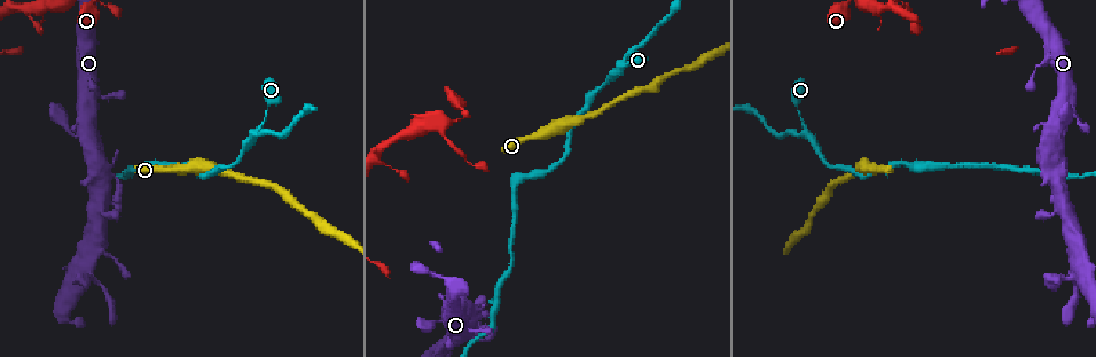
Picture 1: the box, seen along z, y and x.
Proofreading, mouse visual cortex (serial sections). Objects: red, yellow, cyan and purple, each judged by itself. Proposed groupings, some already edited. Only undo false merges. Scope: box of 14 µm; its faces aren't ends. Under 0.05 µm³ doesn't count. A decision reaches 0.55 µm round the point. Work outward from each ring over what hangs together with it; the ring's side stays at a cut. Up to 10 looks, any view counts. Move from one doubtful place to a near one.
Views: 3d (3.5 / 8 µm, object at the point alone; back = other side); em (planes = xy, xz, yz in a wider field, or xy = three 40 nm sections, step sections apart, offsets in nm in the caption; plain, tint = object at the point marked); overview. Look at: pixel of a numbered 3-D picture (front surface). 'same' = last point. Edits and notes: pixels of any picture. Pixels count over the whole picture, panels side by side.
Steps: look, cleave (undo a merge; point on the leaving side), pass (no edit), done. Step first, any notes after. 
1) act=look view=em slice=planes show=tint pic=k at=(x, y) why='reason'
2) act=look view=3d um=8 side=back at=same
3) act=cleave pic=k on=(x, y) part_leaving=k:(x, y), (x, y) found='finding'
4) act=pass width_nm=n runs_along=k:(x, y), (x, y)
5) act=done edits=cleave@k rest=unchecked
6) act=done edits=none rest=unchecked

act=look view=3d um=3.5 pic=1 at=(804, 132) why='side arm on a straight run'

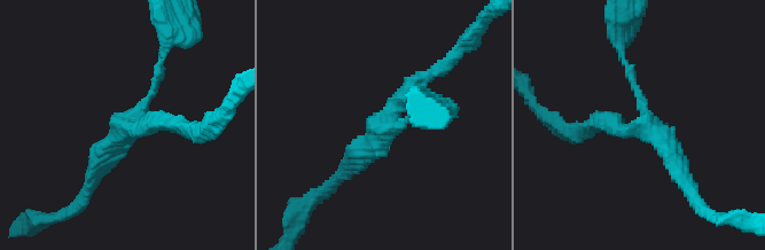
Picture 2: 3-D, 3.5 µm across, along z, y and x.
act=look view=em slice=xy step=1 show=tint pic=2 at=(130, 124) arms=3 arm_widths_nm=100,250,250

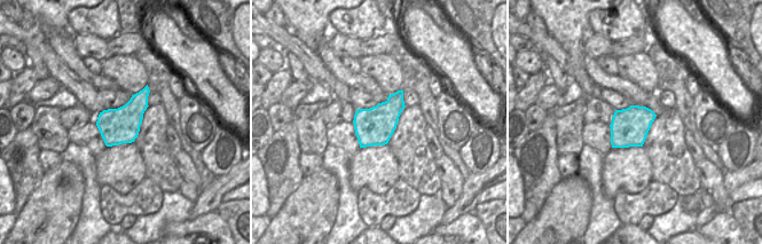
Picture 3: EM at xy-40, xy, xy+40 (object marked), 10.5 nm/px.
act=pass runs_along=2:(162, 62), (154, 91), (91, 178) found='continuous, no second cell'

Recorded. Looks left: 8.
act=look view=3d um=3.5 pic=1 at=(513, 182) why='sharp bend'

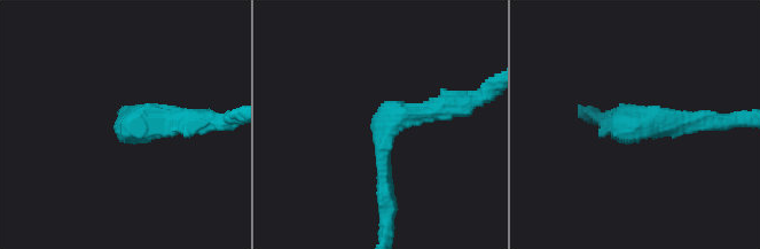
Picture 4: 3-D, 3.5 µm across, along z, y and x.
act=look view=em slice=planes show=tint pic=4 at=(380, 125) arm_widths_nm=200,250

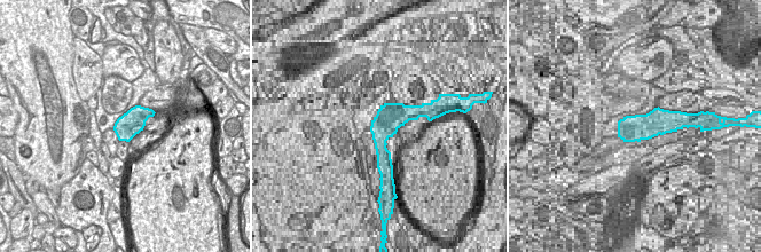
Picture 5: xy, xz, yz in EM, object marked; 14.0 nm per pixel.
act=pass found='continuous, no second cell'

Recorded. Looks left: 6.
act=look view=3d um=3.5 pic=1 at=(1063, 135) why='sharp bend'

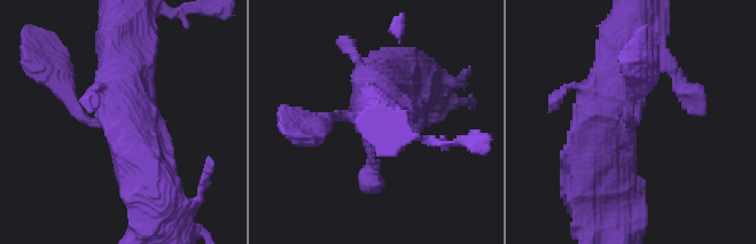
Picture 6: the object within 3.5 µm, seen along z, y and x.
act=look view=em slice=xy step=3 show=tint pic=6 at=(629, 122)

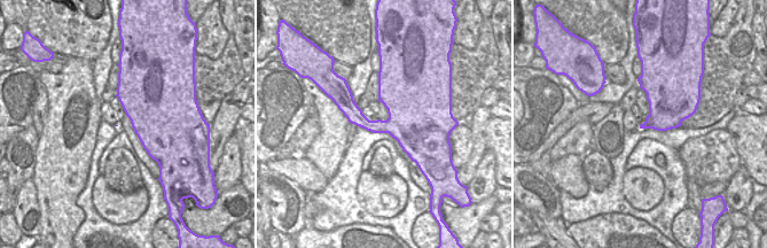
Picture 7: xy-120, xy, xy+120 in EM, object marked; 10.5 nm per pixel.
act=pass found='all the same cell'

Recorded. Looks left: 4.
act=look view=3d um=3.5 pic=1 at=(88, 272) why='small branch off a trunk'

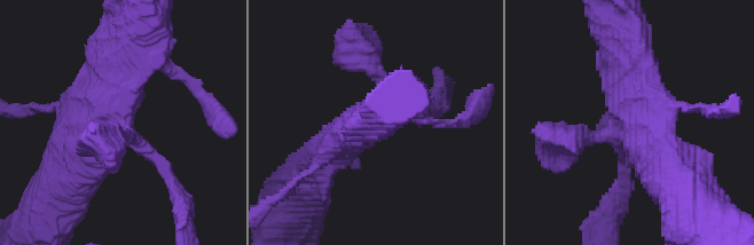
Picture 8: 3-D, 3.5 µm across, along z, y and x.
act=look view=em slice=xy step=3 show=tint pic=8 at=(123, 125)

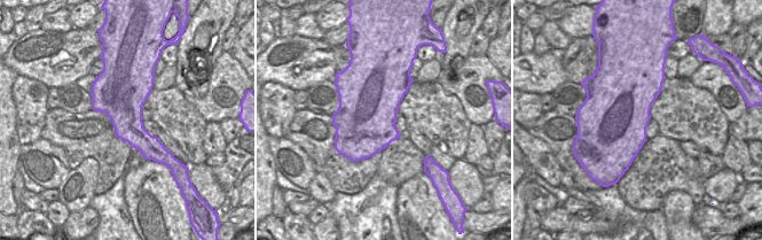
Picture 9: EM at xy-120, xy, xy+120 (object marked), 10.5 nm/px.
act=pass runs_along=8:(133, 45), (116, 104), (70, 168) found='one cell here'

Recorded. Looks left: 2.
act=done edits=none rest=unchecked

